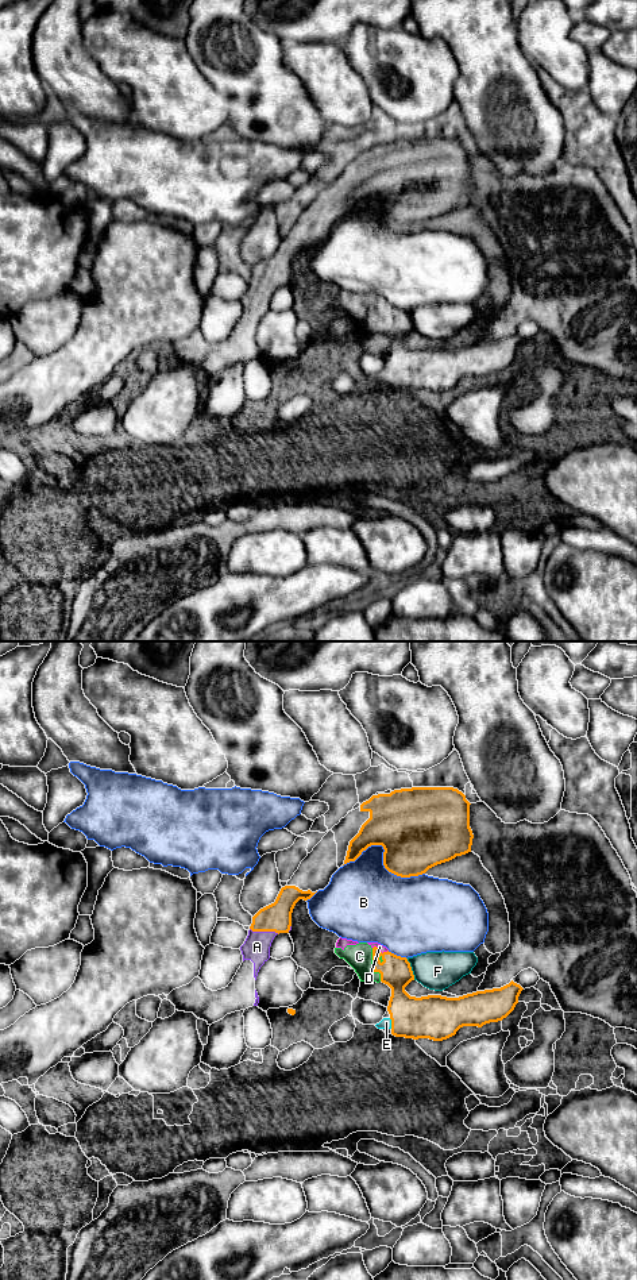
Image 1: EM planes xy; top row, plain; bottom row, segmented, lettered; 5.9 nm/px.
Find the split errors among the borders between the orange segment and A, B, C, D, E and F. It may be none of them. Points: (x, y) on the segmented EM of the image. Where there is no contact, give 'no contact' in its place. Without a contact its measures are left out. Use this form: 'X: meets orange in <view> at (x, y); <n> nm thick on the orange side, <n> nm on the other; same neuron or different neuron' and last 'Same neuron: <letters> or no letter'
A: meets orange in xy at (265, 930); 180 nm thick on the orange side, 160 nm on the other; same neuron
B: meets orange in xy at (383, 858); 440 nm thick on the orange side, 400 nm on the other; different neuron
C: meets orange in xy at (373, 966); 190 nm thick on the orange side, 150 nm on the other; same neuron
D: meets orange in xy at (379, 951); 190 nm thick on the orange side, 40 nm on the other; same neuron
E: meets orange in xy at (392, 1024); 260 nm thick on the orange side, 60 nm on the other; same neuron
F: meets orange in xy at (410, 970); 200 nm thick on the orange side, 220 nm on the other; different neuron
Same neuron: A, C, D, E

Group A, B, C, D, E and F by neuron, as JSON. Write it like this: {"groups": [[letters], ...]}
{"groups": [["A", "C", "D", "E"], ["B"], ["F"]]}

